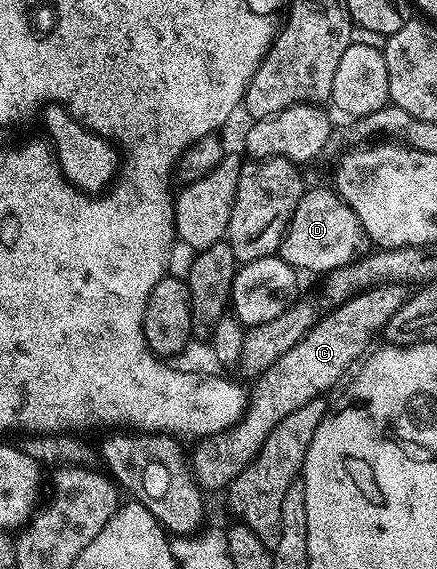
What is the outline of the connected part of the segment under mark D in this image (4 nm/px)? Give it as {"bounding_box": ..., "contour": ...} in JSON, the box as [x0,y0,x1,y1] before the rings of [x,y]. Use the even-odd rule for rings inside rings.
{"bounding_box":[278,188,369,273],"contour":[[[308,188],[291,216],[291,222],[279,245],[278,256],[296,271],[303,269],[307,273],[332,273],[337,267],[345,267],[351,261],[357,261],[369,249],[369,238],[361,227],[361,219],[339,197],[334,188]]]}

